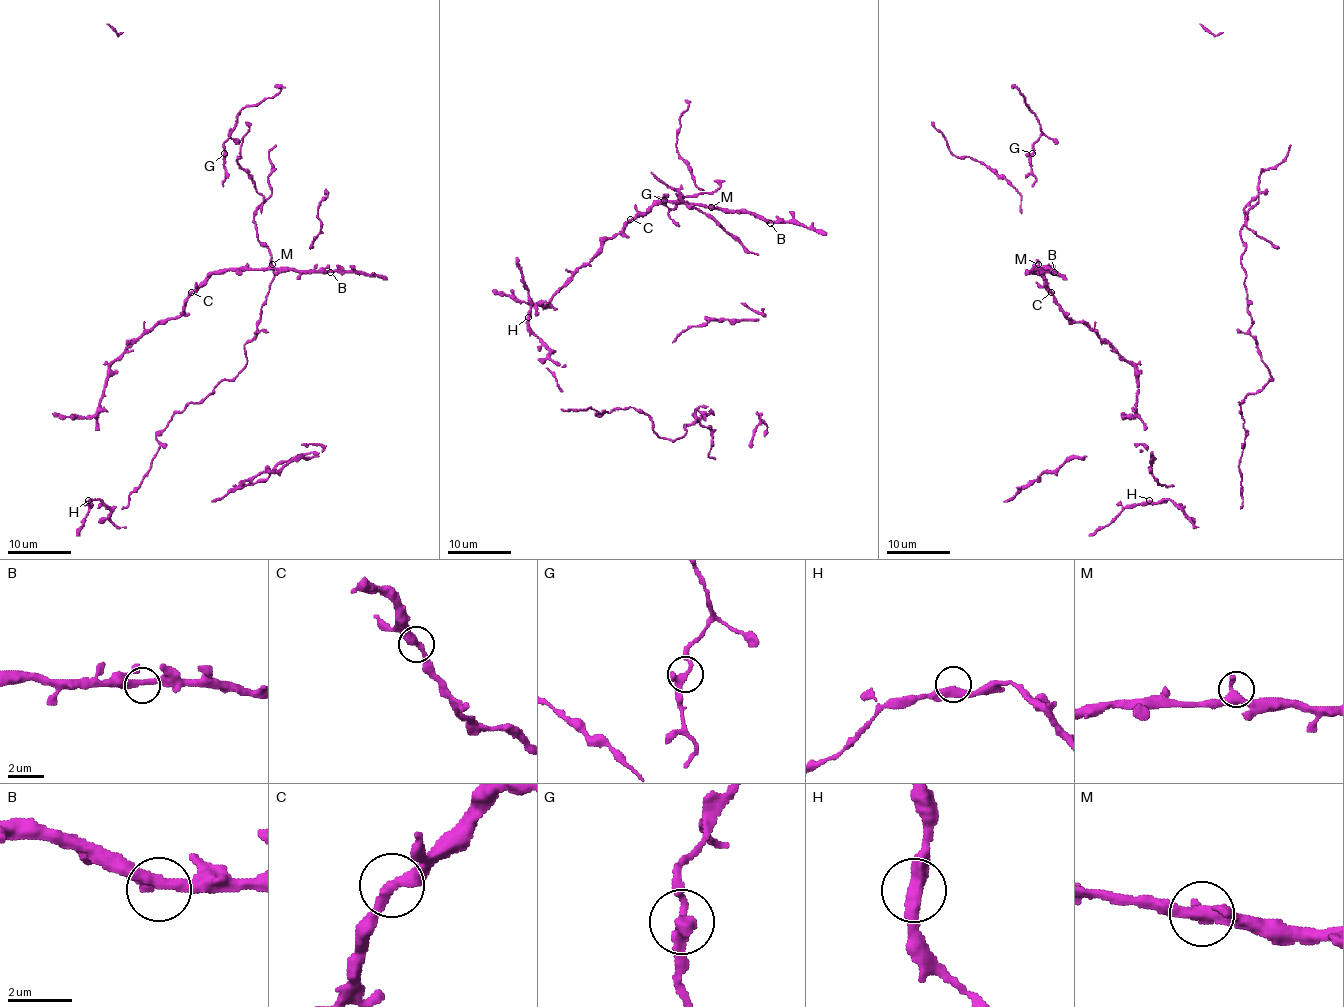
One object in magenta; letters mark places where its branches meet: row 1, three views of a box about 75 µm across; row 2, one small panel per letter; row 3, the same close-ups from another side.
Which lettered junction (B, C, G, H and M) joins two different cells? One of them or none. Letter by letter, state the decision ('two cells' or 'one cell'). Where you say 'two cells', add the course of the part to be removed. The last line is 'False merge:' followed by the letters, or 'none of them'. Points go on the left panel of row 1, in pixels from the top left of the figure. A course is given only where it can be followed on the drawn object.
B: one cell
C: one cell
G: one cell
H: one cell
M: one cell
False merge: none of them

